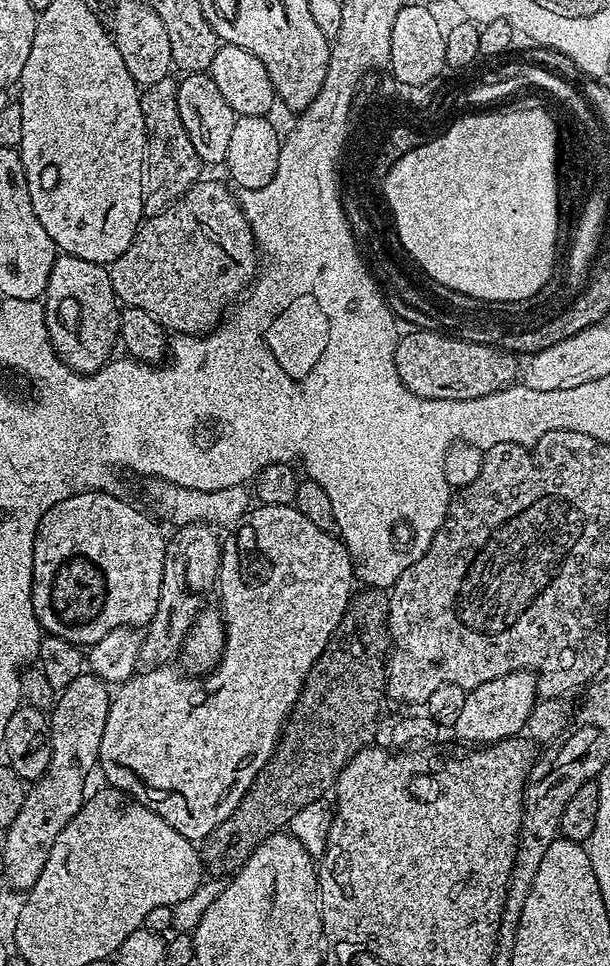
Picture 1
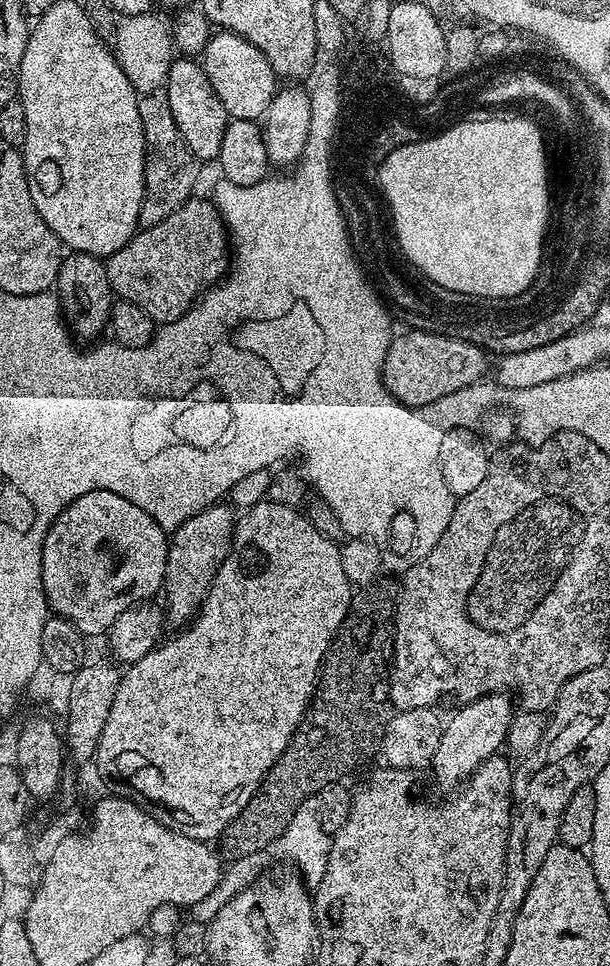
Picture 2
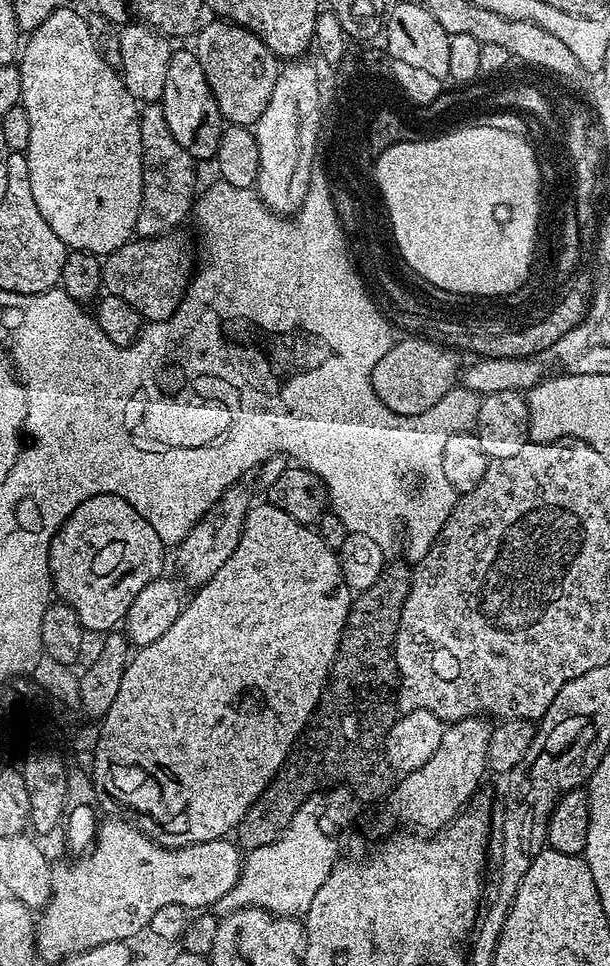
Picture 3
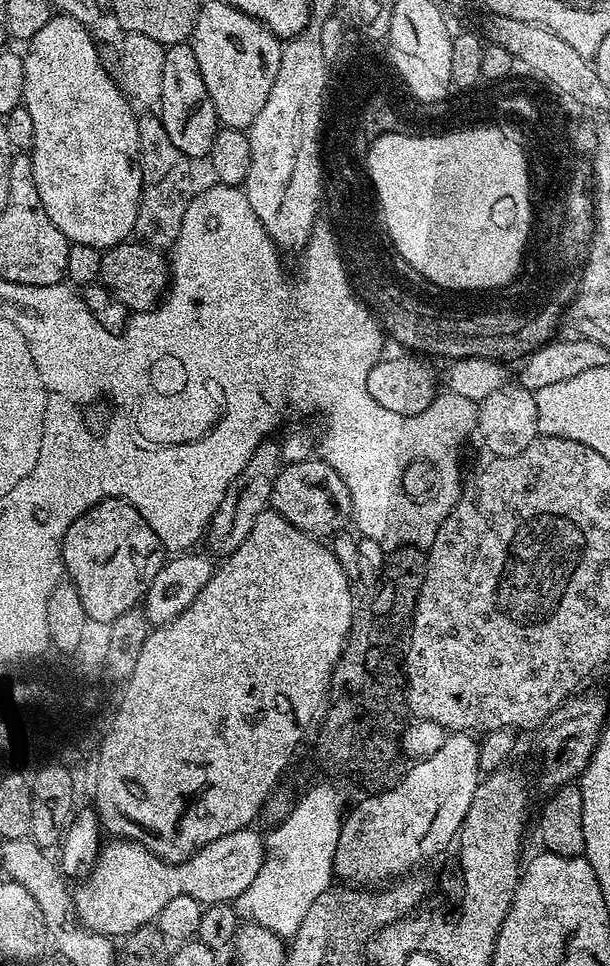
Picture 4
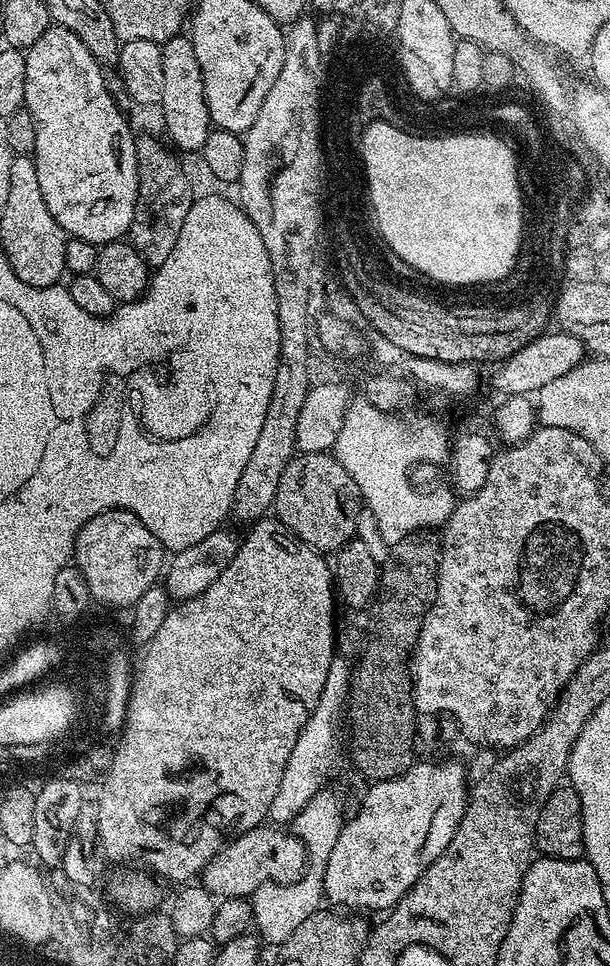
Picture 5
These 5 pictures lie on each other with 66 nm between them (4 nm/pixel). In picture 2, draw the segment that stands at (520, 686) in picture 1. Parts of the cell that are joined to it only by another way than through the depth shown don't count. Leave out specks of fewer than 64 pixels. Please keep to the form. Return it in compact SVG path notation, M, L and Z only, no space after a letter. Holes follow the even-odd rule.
M491 692L476 700L461 703L451 713L449 725L441 734L437 752L432 756L432 776L447 790L459 789L478 766L505 747L508 728L512 725L514 704L507 692Z

